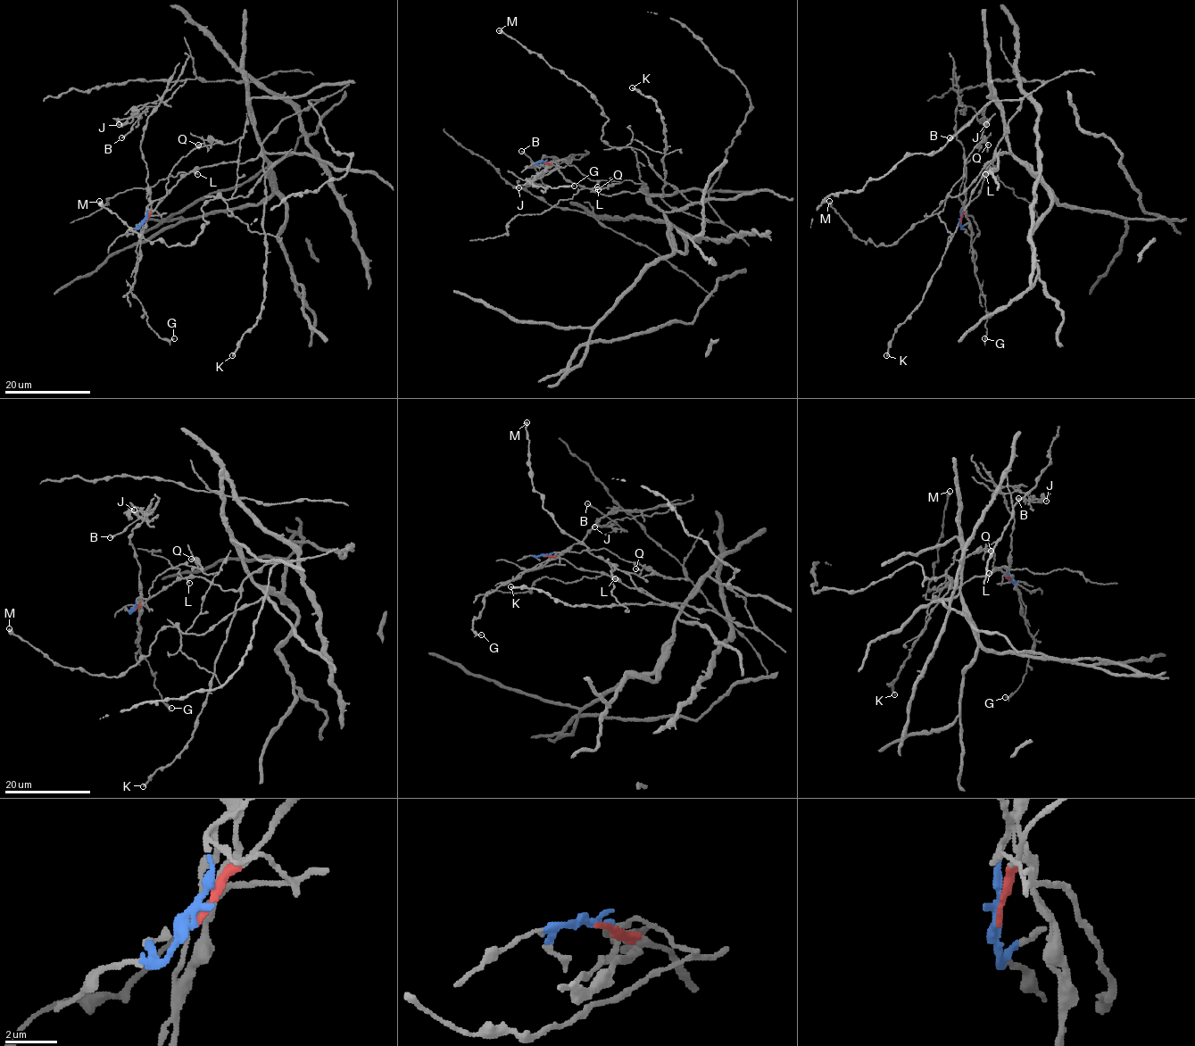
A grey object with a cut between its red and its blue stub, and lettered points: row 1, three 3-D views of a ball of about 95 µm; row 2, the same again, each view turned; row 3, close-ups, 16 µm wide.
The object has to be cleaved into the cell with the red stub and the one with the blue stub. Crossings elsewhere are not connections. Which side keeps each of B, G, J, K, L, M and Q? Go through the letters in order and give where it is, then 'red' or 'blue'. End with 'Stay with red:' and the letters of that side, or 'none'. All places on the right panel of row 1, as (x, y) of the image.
B: place (950, 137); blue
G: place (984, 338); blue
J: place (986, 124); blue
K: place (886, 355); red
L: place (985, 174); red
M: place (829, 201); blue
Q: place (988, 145); blue
Stay with red: K, L

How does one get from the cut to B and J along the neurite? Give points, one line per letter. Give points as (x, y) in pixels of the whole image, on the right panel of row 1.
B: (960, 221), (966, 164), (956, 137), (955, 109), (960, 102), (972, 106), (981, 122), (983, 112), (950, 137)
J: (960, 221), (966, 164), (956, 137), (955, 109), (960, 102), (972, 106), (986, 125)

